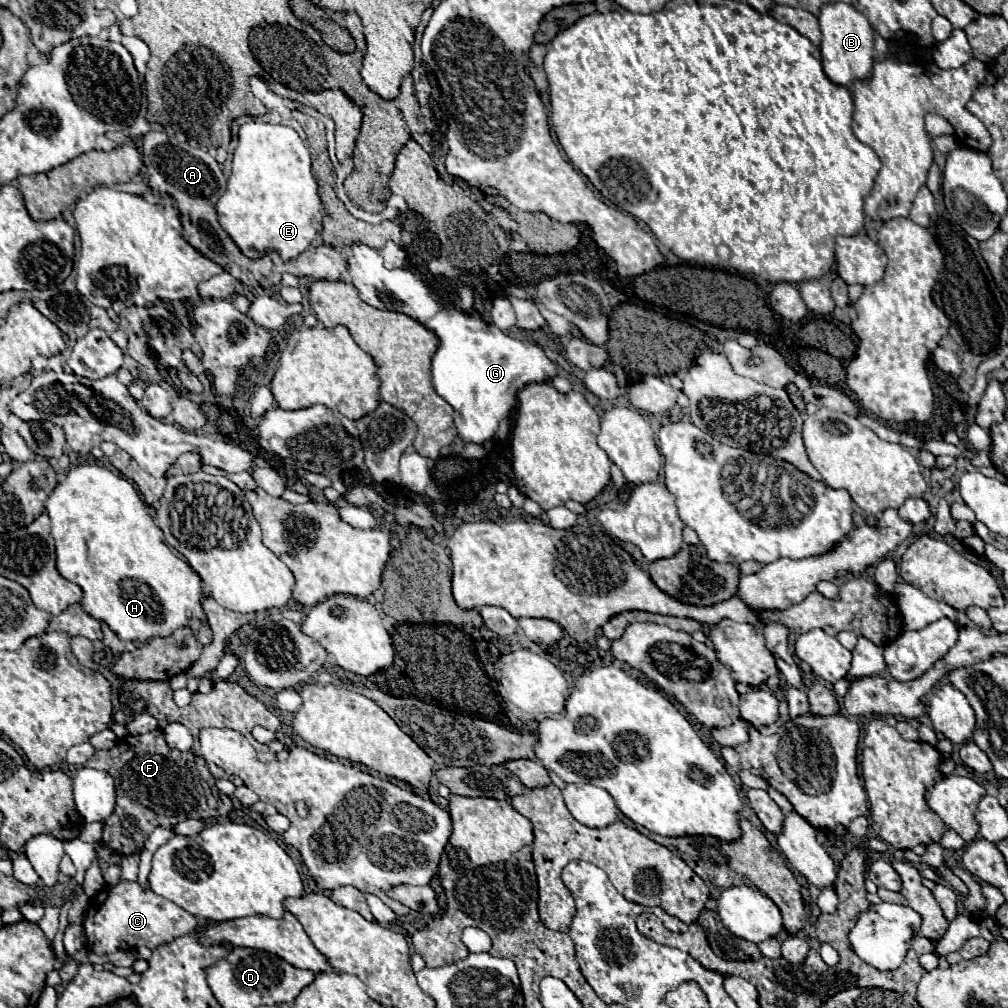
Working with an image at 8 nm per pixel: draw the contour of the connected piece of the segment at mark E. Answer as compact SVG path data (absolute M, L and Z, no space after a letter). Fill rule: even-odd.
M246 122L240 126L240 142L234 152L232 174L228 178L226 192L216 204L216 212L220 226L230 234L242 254L252 260L258 260L268 252L278 252L282 260L290 260L308 250L322 222L322 202L316 180L310 172L310 150L296 130L282 124L264 122Z

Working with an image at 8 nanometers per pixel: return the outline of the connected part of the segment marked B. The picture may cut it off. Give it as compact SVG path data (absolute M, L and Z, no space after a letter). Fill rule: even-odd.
M828 2L820 8L820 30L822 30L822 42L820 42L820 50L822 50L822 68L824 74L840 86L850 88L850 84L854 84L854 80L858 78L866 78L872 72L872 64L874 64L874 30L868 22L868 18L858 12L852 4L844 4L844 2Z

